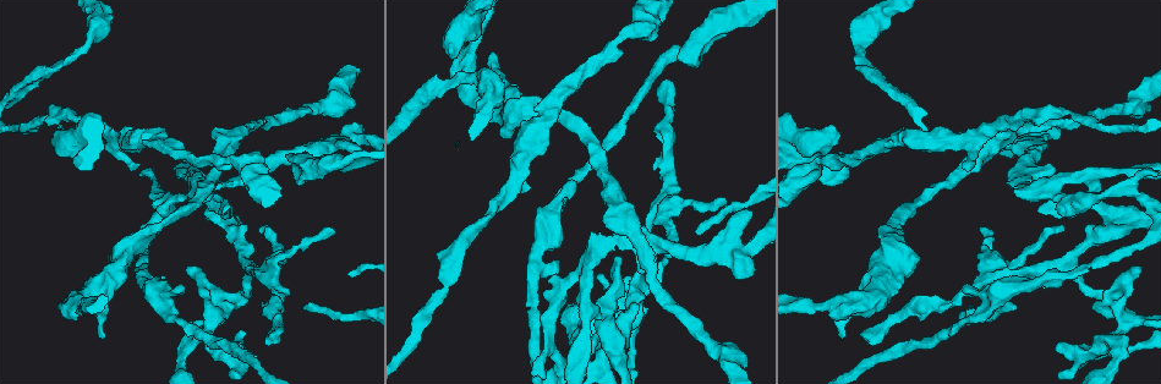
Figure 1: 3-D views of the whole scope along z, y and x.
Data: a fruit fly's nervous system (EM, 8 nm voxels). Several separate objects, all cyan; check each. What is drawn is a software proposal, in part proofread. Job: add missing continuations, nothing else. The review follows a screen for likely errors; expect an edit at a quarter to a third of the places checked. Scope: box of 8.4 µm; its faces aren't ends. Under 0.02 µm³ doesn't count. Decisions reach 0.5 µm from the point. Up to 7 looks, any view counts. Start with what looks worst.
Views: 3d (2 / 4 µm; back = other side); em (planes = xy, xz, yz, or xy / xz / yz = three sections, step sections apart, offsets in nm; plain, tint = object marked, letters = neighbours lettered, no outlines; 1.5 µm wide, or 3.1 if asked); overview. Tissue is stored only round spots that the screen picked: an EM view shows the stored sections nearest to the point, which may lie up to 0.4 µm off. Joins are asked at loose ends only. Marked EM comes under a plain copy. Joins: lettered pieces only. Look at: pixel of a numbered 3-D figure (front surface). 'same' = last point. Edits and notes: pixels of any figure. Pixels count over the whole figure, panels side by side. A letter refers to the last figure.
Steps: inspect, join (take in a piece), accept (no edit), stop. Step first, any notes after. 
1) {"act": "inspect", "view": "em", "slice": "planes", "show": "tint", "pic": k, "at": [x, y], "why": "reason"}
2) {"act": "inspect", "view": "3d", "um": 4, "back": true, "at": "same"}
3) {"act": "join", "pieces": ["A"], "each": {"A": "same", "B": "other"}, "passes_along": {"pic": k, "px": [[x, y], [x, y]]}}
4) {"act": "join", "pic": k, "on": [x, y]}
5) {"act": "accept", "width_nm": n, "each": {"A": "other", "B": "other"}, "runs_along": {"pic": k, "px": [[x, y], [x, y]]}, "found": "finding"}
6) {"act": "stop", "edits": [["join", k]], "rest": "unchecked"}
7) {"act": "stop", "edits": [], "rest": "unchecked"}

{"act": "inspect", "view": "3d", "um": 2, "pic": 1, "at": [842, 339], "why": "an open end"}

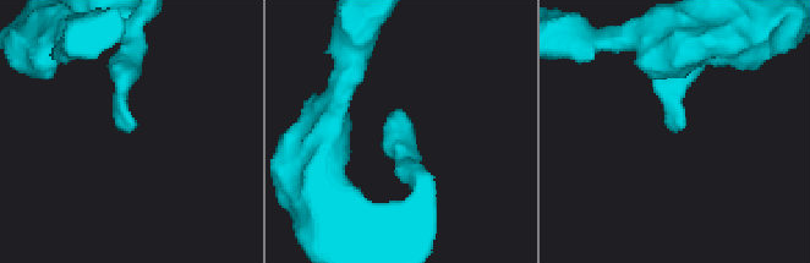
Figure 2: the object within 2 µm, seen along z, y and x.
{"act": "inspect", "view": "em", "slice": "planes", "show": "letters", "pic": 2, "at": [679, 130], "why": "need the tissue"}

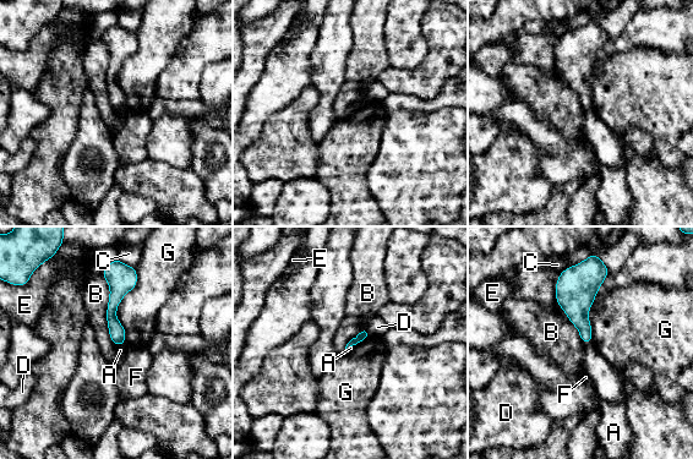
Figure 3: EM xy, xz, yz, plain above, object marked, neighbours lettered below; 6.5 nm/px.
{"act": "accept", "each": {"A": "other", "B": "other", "C": "other", "D": "other", "E": "other", "F": "other", "G": "other"}, "border": {"pic": 3, "px": [[116, 344], [124, 347]]}, "found": "none of them fits"}

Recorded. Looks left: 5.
{"act": "inspect", "view": "3d", "um": 4, "pic": 1, "at": [526, 188], "why": "free end"}

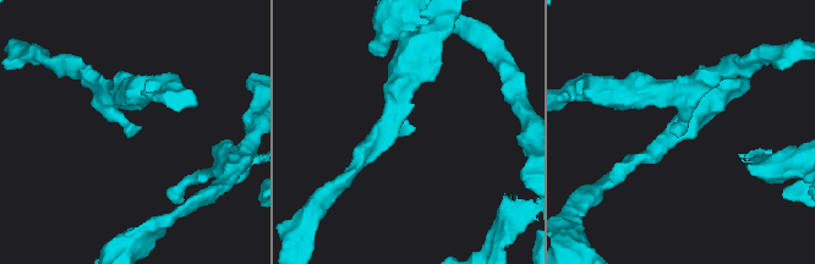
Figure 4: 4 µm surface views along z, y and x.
{"act": "inspect", "view": "em", "slice": "xz", "step": 8, "show": "letters", "pic": 4, "at": [680, 128], "why": "shape alone is not enough"}

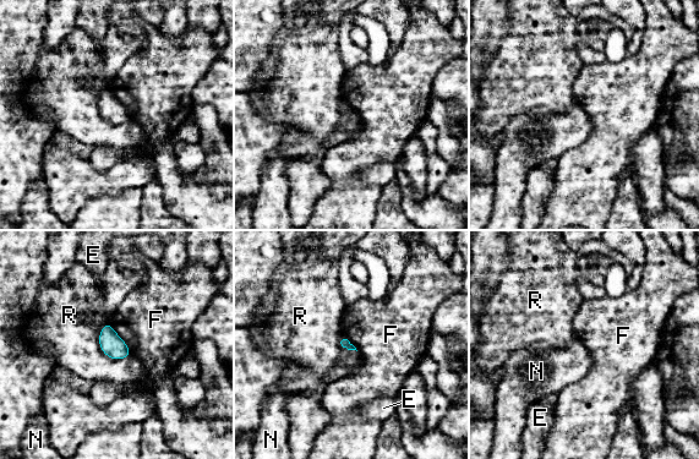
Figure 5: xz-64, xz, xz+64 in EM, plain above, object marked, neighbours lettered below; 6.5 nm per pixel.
{"act": "inspect", "view": "em", "slice": "planes", "show": "letters", "at": "same"}

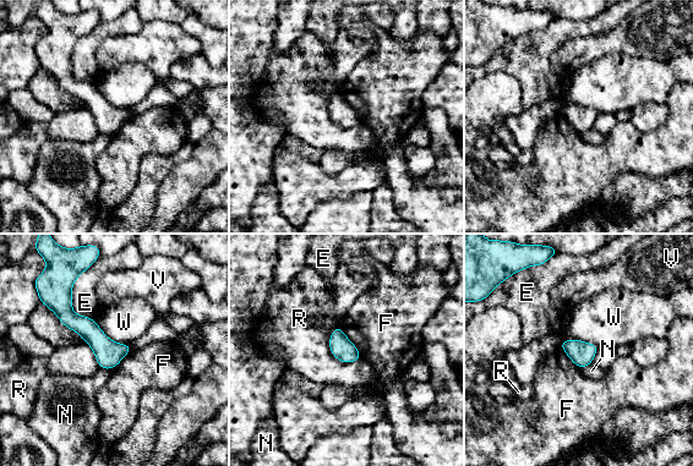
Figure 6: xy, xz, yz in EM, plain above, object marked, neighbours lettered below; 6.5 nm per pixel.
{"act": "accept", "width_nm": 150, "each": {"E": "other", "F": "other", "N": "other", "R": "other", "V": "other", "W": "other"}, "border": {"pic": 6, "px": [[93, 319], [109, 338], [131, 345]]}, "found": "none of them fits"}

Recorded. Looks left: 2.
{"act": "stop", "edits": [], "rest": "unchecked"}

